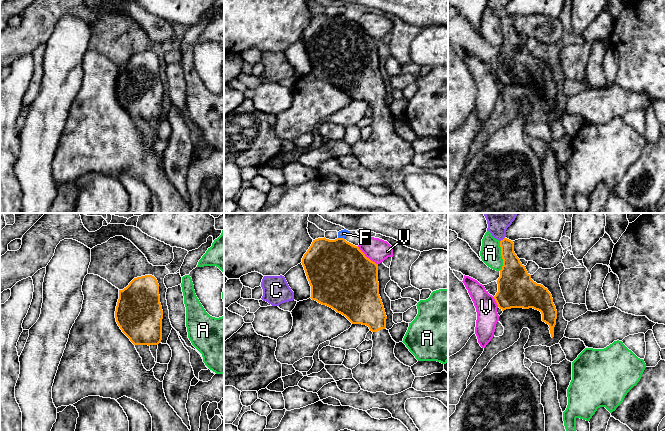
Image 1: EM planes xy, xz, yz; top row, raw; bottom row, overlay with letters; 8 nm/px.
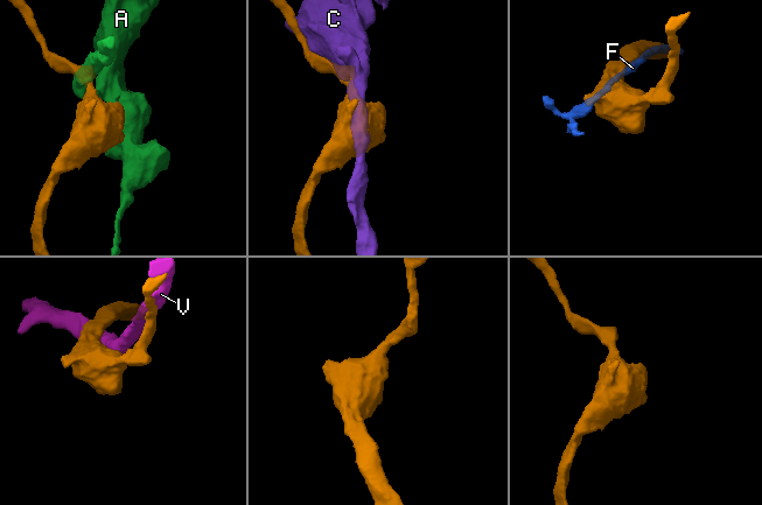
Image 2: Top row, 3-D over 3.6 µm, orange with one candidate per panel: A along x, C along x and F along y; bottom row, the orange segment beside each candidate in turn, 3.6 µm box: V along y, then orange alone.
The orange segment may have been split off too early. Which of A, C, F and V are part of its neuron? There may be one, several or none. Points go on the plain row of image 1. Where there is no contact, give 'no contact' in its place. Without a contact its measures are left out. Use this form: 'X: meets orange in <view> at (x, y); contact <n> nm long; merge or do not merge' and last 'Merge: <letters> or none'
A: meets orange in yz at (501, 31); contact 240 nm long; do not merge
C: meets orange in yz at (503, 15); contact 50 nm long; do not merge
F: meets orange in xz at (341, 14); contact 60 nm long; do not merge
V: meets orange in xz at (366, 33); contact 220 nm long; do not merge
Merge: none

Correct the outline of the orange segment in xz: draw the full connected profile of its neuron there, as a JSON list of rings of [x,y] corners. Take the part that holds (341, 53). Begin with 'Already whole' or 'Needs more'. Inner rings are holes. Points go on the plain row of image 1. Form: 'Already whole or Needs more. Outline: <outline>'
Needs more. Outline: [[[318,14],[302,34],[307,55],[311,62],[311,75],[326,81],[345,92],[352,100],[369,103],[372,110],[372,133],[365,140],[352,145],[353,154],[364,167],[384,168],[387,171],[401,169],[412,163],[415,151],[411,143],[401,139],[394,130],[396,118],[386,105],[386,89],[379,71],[378,40],[344,14],[329,16]]]

